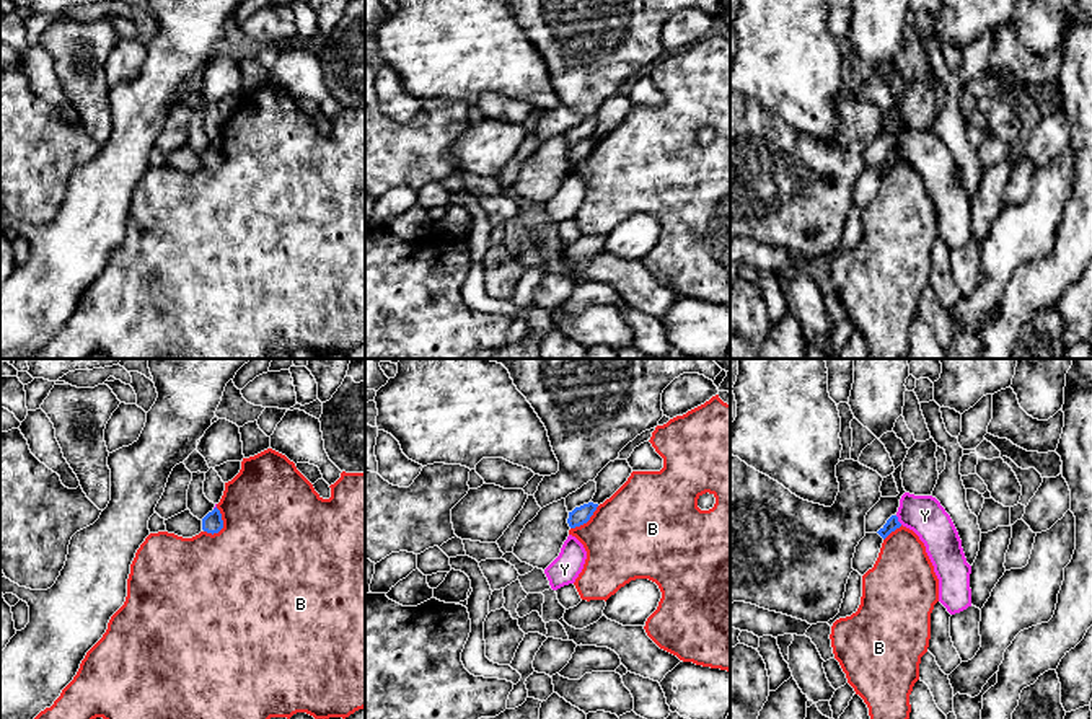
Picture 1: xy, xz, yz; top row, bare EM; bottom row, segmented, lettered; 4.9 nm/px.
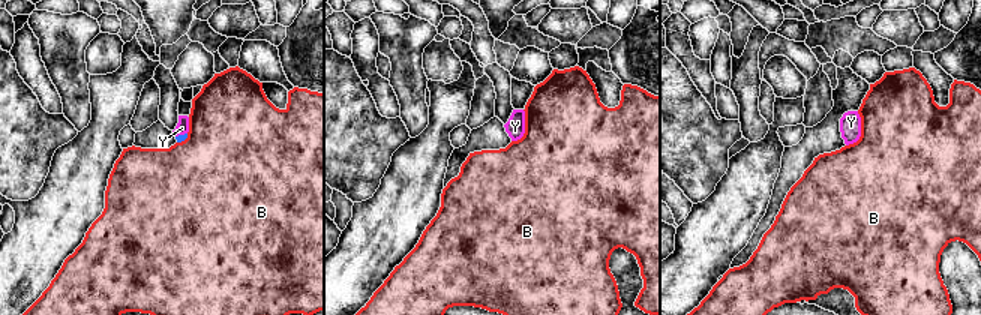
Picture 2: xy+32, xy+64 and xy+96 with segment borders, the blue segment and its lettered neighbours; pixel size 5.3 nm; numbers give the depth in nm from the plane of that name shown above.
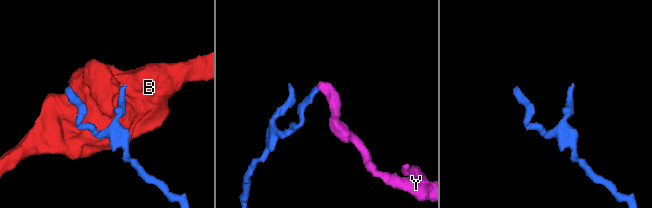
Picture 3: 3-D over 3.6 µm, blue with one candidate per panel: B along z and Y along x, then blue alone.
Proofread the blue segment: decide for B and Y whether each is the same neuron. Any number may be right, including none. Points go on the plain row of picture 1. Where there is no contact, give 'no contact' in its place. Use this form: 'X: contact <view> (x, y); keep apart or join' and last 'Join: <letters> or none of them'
B: contact xy (222, 157); keep apart
Y: contact yz (897, 155); keep apart
Join: none of them

